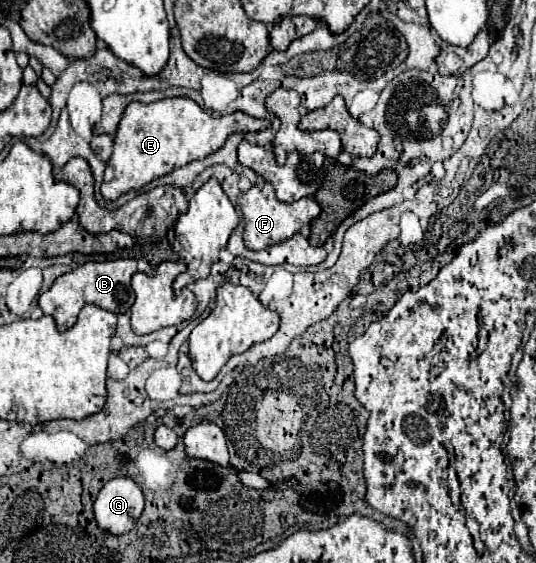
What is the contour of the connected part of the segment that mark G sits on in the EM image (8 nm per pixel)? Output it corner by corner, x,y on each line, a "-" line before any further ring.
130,477
110,479
94,499
98,527
112,535
128,533
144,509
144,495

